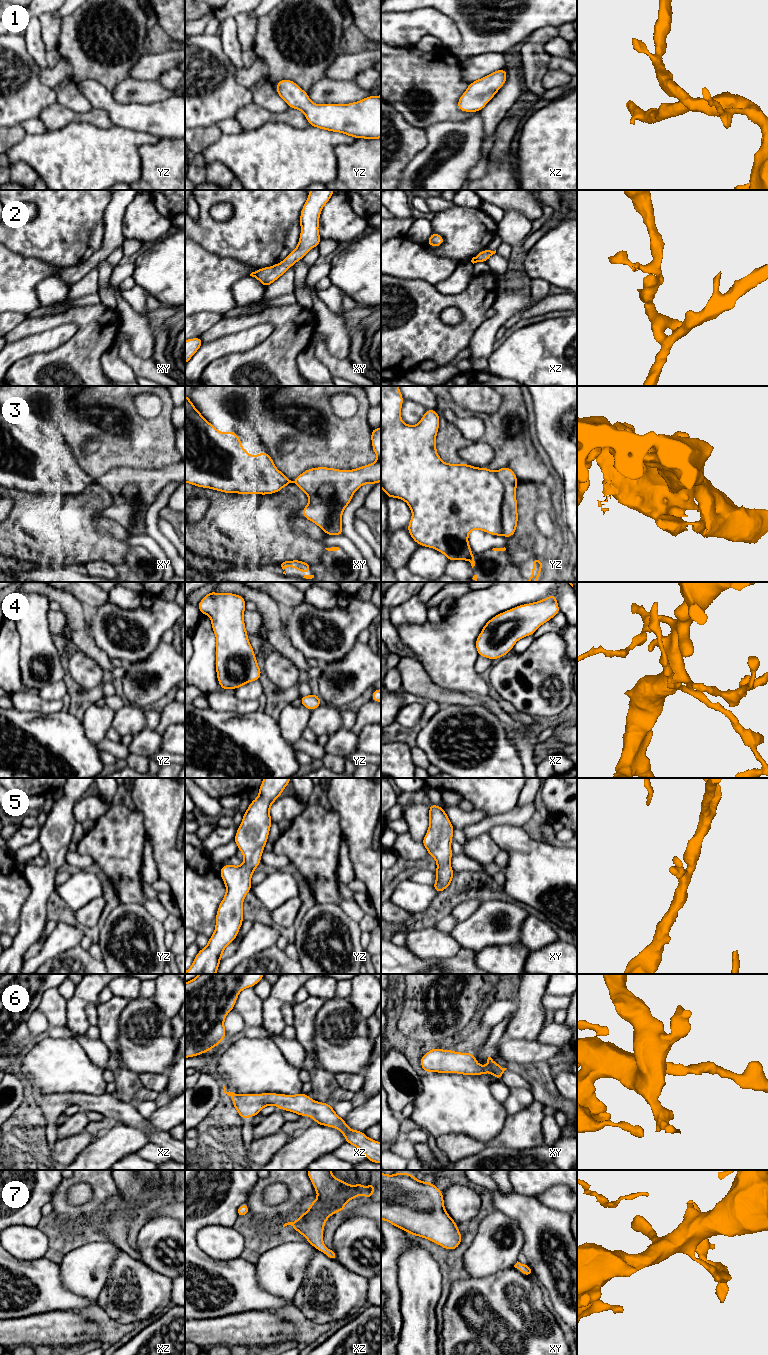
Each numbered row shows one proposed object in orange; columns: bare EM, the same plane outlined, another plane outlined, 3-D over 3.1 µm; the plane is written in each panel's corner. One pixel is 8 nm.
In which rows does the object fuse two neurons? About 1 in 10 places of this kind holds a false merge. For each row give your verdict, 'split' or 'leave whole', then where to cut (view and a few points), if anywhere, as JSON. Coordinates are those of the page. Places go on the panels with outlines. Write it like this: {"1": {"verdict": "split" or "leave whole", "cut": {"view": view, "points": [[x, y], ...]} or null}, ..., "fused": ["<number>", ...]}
{"1": {"verdict": "leave whole", "cut": null}, "2": {"verdict": "leave whole", "cut": null}, "3": {"verdict": "leave whole", "cut": null}, "4": {"verdict": "leave whole", "cut": null}, "5": {"verdict": "leave whole", "cut": null}, "6": {"verdict": "leave whole", "cut": null}, "7": {"verdict": "leave whole", "cut": null}, "fused": []}

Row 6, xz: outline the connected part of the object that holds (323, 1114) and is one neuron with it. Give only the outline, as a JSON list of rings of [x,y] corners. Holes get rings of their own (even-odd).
[[[223,1084],[224,1093],[231,1097],[233,1106],[237,1110],[241,1119],[248,1119],[250,1116],[257,1116],[260,1111],[269,1105],[275,1105],[279,1109],[290,1111],[299,1116],[312,1117],[316,1124],[333,1127],[338,1129],[345,1137],[346,1143],[357,1147],[369,1161],[381,1164],[381,1143],[376,1140],[368,1138],[363,1131],[350,1129],[343,1118],[339,1117],[332,1108],[332,1105],[322,1103],[311,1099],[308,1094],[298,1093],[296,1095],[286,1095],[277,1093],[261,1093],[261,1094],[235,1094],[233,1092],[226,1092]]]

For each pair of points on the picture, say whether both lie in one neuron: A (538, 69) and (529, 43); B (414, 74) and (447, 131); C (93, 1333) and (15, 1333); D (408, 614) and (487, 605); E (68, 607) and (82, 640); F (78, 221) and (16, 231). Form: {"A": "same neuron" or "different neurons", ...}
{"A": "same neuron", "B": "different neurons", "C": "same neuron", "D": "different neurons", "E": "same neuron", "F": "same neuron"}

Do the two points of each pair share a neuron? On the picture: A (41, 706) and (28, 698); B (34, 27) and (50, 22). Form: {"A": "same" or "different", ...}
{"A": "same", "B": "different"}

